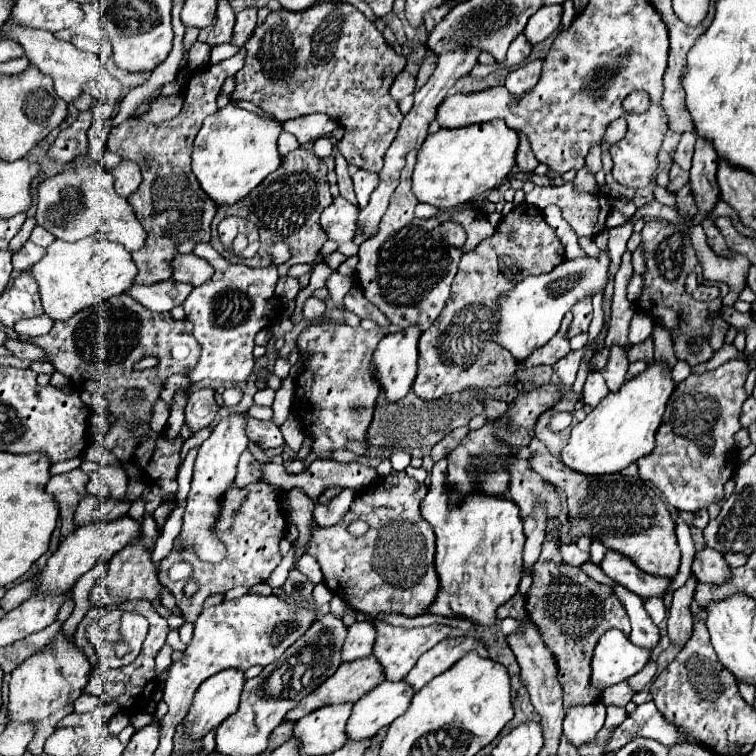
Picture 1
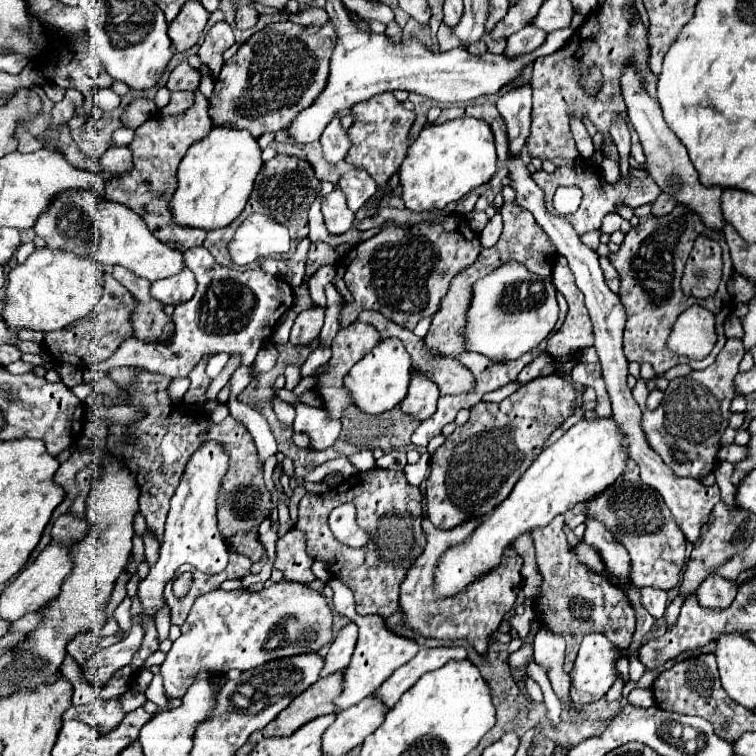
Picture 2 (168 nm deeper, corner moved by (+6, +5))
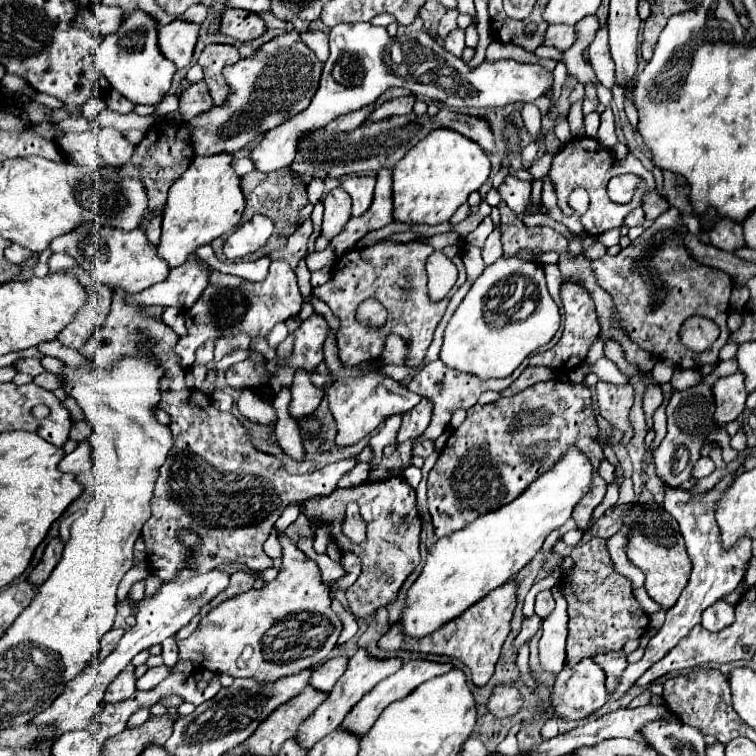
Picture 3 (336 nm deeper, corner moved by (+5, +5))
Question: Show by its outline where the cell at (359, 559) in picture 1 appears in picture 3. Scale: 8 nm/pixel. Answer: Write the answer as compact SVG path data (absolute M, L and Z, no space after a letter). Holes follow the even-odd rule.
M396 476L388 482L364 482L350 490L334 490L334 494L326 498L314 498L306 502L304 514L308 518L318 516L326 522L330 522L332 538L338 540L338 546L342 552L354 552L362 560L362 574L358 580L346 590L346 598L350 604L350 612L366 618L374 610L390 604L396 600L400 586L404 584L406 576L420 564L420 516L416 510L416 492L410 488L410 484ZM356 502L360 506L360 516L366 522L366 540L356 544L350 538L342 534L342 504Z

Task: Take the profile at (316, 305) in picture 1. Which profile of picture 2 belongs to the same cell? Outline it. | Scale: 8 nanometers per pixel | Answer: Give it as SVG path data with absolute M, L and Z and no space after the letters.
M313 306L309 310L303 310L291 330L291 342L293 344L309 344L313 342L323 326L323 318L325 318L325 310L321 306Z

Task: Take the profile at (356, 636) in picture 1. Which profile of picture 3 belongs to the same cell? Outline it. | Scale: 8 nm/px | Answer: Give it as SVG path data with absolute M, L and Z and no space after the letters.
M338 656L338 658L330 658L328 662L324 662L320 668L312 670L310 676L310 686L320 690L320 692L330 692L332 686L336 684L336 680L344 674L348 666L348 658Z

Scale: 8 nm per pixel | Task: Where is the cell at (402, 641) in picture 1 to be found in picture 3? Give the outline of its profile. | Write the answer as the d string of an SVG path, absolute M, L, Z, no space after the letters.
M358 650L350 662L348 662L348 668L346 672L338 678L338 682L334 684L334 688L328 692L328 698L318 706L318 710L314 710L304 722L302 726L298 728L298 734L294 736L296 742L304 748L304 750L310 750L316 742L320 742L324 736L328 736L330 732L334 732L340 722L344 720L344 716L352 710L352 706L364 696L368 694L380 680L388 678L390 674L394 674L398 668L402 666L402 660L398 658L390 658L390 660L376 660L376 658L370 658L366 654L366 650Z

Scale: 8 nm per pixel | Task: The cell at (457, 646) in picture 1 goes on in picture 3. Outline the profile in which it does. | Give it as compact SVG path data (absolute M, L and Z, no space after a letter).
M412 660L412 662L402 664L402 668L398 672L394 672L394 676L390 676L390 678L382 680L378 686L374 686L374 690L370 690L370 694L366 694L366 698L362 698L362 702L358 702L358 706L354 706L354 710L350 710L350 714L346 716L346 722L342 722L340 728L348 730L348 732L354 732L354 736L364 736L388 704L406 698L422 682L426 682L434 676L442 676L450 670L452 670L450 664L438 664L438 662L428 662L428 660Z

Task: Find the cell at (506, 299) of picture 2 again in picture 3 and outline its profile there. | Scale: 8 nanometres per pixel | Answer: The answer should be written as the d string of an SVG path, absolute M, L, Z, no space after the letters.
M500 258L494 264L484 268L484 272L476 278L476 284L472 284L466 298L462 300L462 304L456 308L454 316L450 318L444 330L444 344L440 350L440 360L444 362L444 366L452 370L474 374L482 380L506 378L522 364L522 360L528 354L548 344L554 338L558 326L560 326L560 312L546 290L542 268L538 268L538 264L534 262L514 260L512 270L510 270L510 258Z

